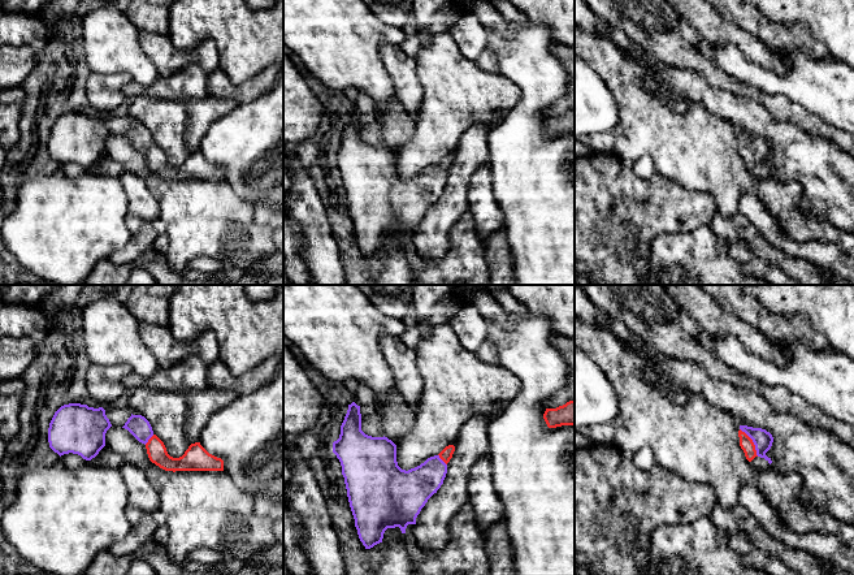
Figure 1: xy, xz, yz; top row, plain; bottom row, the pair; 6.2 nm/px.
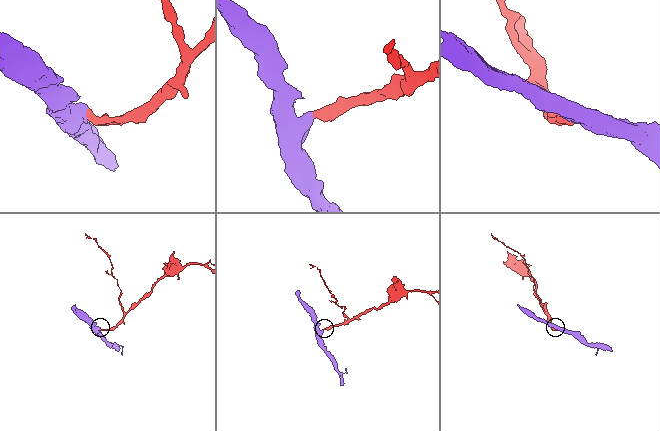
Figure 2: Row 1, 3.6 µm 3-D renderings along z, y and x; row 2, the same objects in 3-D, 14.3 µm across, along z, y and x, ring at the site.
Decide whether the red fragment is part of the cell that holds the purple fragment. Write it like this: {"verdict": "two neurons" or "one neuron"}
{"verdict": "one neuron"}

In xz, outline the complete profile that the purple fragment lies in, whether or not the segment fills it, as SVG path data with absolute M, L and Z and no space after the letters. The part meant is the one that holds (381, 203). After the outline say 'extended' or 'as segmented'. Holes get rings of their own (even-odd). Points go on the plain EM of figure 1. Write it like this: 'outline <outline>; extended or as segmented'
outline M355 111L348 113L339 147L333 151L333 161L341 170L355 235L365 258L382 251L387 237L399 235L402 242L406 242L408 233L416 233L421 217L443 193L447 172L454 160L455 155L448 154L438 164L428 167L420 174L408 180L402 178L396 170L396 154L385 144L365 143L361 139L360 114Z; extended

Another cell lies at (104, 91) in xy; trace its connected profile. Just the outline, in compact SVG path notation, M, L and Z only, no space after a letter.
M91 73L87 79L90 108L95 109L103 117L109 116L126 100L122 87L129 82L131 82L131 77L126 73Z

